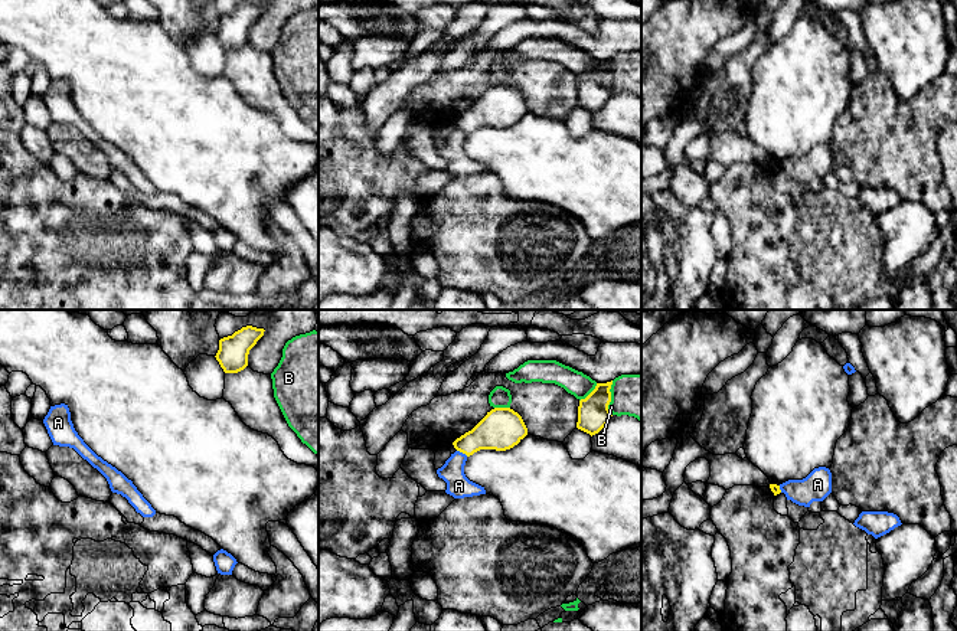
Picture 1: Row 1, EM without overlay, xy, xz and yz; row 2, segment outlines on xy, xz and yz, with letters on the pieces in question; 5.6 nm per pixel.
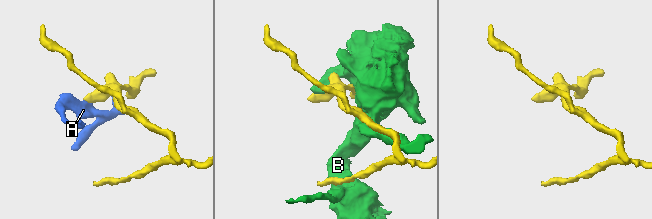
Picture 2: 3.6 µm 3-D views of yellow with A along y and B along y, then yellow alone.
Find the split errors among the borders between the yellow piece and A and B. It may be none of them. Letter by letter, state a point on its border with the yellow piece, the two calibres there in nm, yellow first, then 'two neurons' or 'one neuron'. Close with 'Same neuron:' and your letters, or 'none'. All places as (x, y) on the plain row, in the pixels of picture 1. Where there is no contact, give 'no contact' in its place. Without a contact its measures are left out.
A: contact xz (463, 130); calibres 240 and 140 nm; two neurons
B: contact xz (610, 75); calibres 180 and 240 nm; two neurons
Same neuron: none

